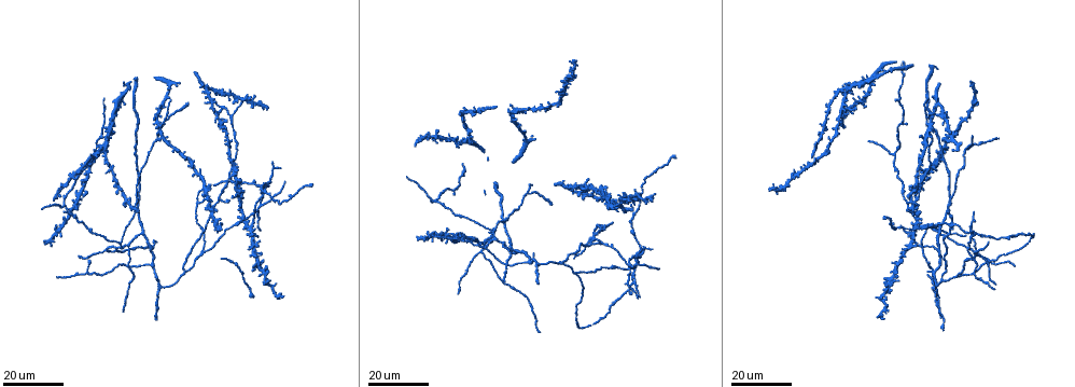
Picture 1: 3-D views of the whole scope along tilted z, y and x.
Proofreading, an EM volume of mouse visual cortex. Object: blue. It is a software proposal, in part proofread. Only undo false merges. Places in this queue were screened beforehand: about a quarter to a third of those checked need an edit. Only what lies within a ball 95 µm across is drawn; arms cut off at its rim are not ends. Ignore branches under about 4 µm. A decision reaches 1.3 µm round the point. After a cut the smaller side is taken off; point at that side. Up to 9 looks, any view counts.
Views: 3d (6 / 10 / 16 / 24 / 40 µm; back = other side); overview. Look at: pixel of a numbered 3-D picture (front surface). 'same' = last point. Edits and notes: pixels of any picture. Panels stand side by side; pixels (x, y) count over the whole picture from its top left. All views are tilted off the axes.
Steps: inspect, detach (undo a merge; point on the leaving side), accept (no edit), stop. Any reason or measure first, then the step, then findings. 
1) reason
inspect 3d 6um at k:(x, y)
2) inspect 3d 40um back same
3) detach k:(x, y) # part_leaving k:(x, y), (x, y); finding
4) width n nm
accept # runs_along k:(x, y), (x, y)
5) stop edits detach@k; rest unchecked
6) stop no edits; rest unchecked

inspect 3d 24um at 1:(108, 250)

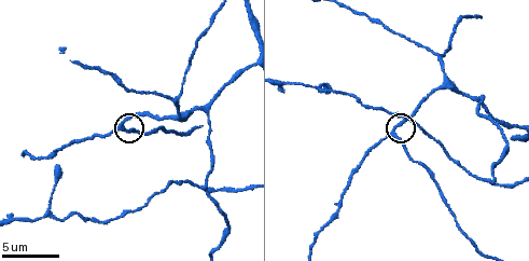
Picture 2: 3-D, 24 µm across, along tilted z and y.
inspect 3d 10um at 2:(119, 129)

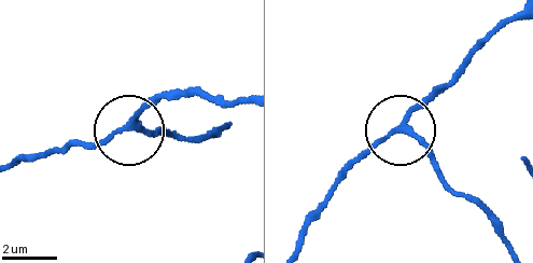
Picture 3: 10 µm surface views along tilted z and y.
arms 3
accept # runs_along 3:(513, 15), (404, 125), (342, 174); one neuron here

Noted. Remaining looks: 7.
inspect 3d 24um at 1:(515, 250)

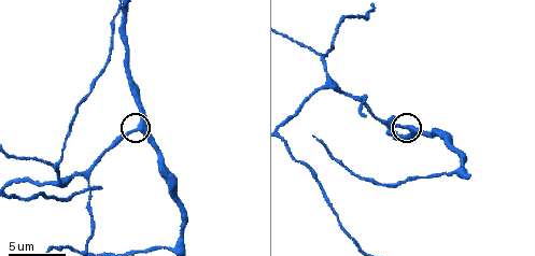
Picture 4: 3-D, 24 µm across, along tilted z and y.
inspect 3d 6um at 4:(137, 130)

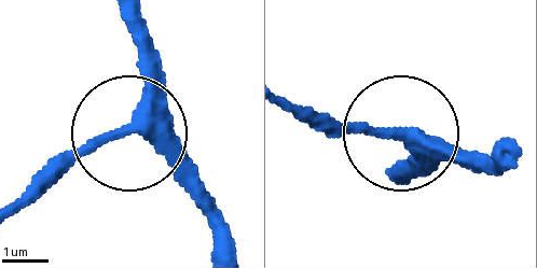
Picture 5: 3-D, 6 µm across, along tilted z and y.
width 320 nm
accept # runs_along 5:(515, 159), (312, 124); one neuron here

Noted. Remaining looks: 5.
three arms meet
inspect 3d 24um at 1:(163, 119)

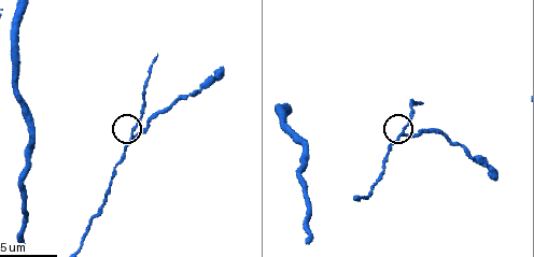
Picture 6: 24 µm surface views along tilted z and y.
inspect 3d 6um at 6:(134, 138)

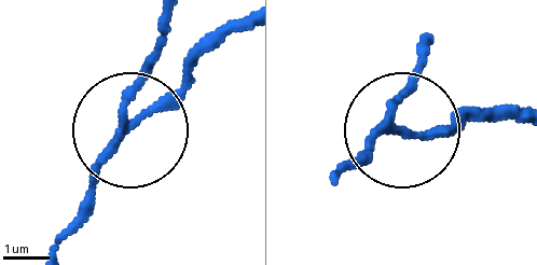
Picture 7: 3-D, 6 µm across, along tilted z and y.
arms 3
detach 7:(178, 109) # part_leaving 7:(122, 131), (243, 27); two neurons meet here

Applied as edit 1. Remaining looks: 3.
redraw
inspect overview

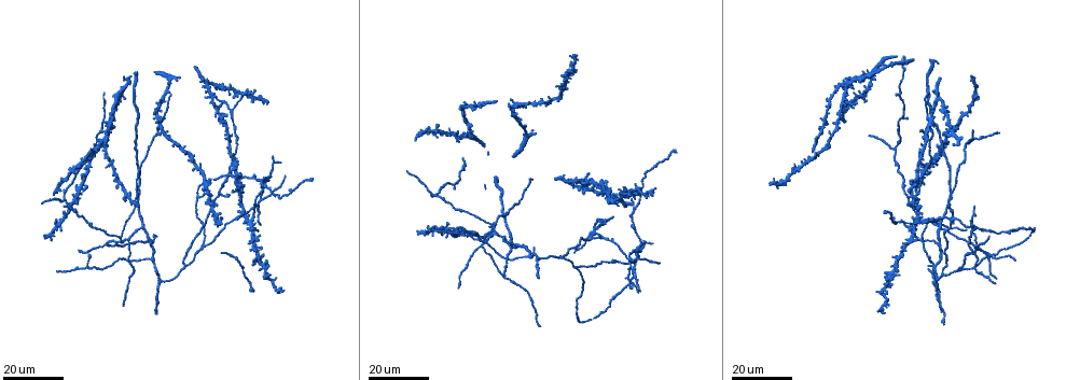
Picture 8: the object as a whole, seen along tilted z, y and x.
inspect 3d 16um at 8:(230, 111)

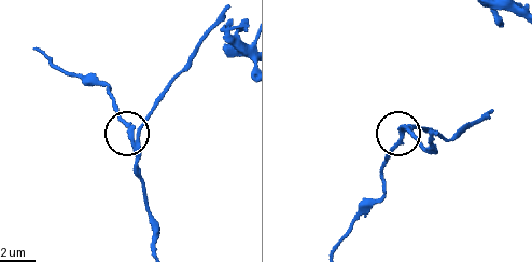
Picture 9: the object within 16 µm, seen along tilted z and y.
closer look
inspect 3d 6um at 9:(132, 131)

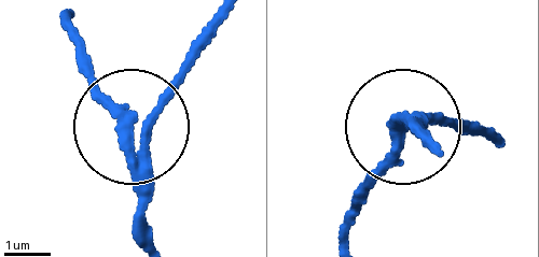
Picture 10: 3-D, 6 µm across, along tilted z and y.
detach 10:(123, 108) # part_leaving 10:(130, 165), (70, 11); two neurons meet here

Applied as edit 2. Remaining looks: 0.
stop edits detach@7, detach@10; rest unchecked

